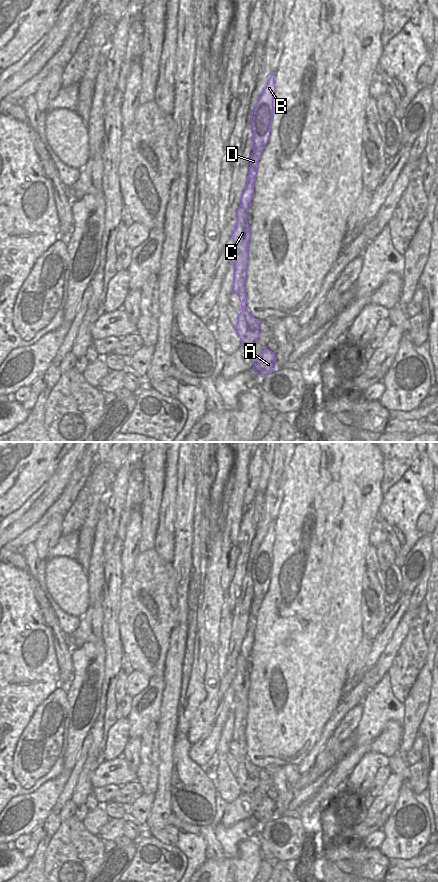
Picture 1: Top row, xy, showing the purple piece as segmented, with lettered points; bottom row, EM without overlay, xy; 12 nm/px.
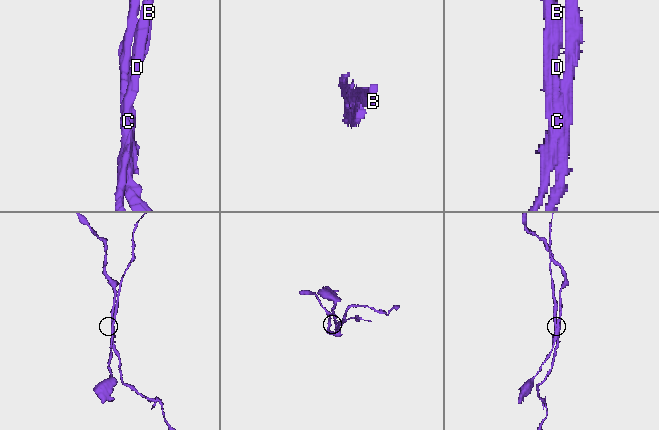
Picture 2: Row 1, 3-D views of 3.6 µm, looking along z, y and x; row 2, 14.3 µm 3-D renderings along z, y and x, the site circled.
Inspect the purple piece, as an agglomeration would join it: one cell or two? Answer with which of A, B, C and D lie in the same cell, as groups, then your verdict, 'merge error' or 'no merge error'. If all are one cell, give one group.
groups A C / B D; merge error

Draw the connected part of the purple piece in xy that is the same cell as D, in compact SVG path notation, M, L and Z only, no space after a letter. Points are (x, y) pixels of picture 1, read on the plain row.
M275 521L270 525L251 564L254 598L251 603L247 633L242 642L240 652L247 660L250 658L251 648L254 644L254 630L257 622L258 610L269 589L271 580L271 571L273 569L273 546L275 541L274 525Z

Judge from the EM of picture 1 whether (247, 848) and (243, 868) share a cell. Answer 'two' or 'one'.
one

